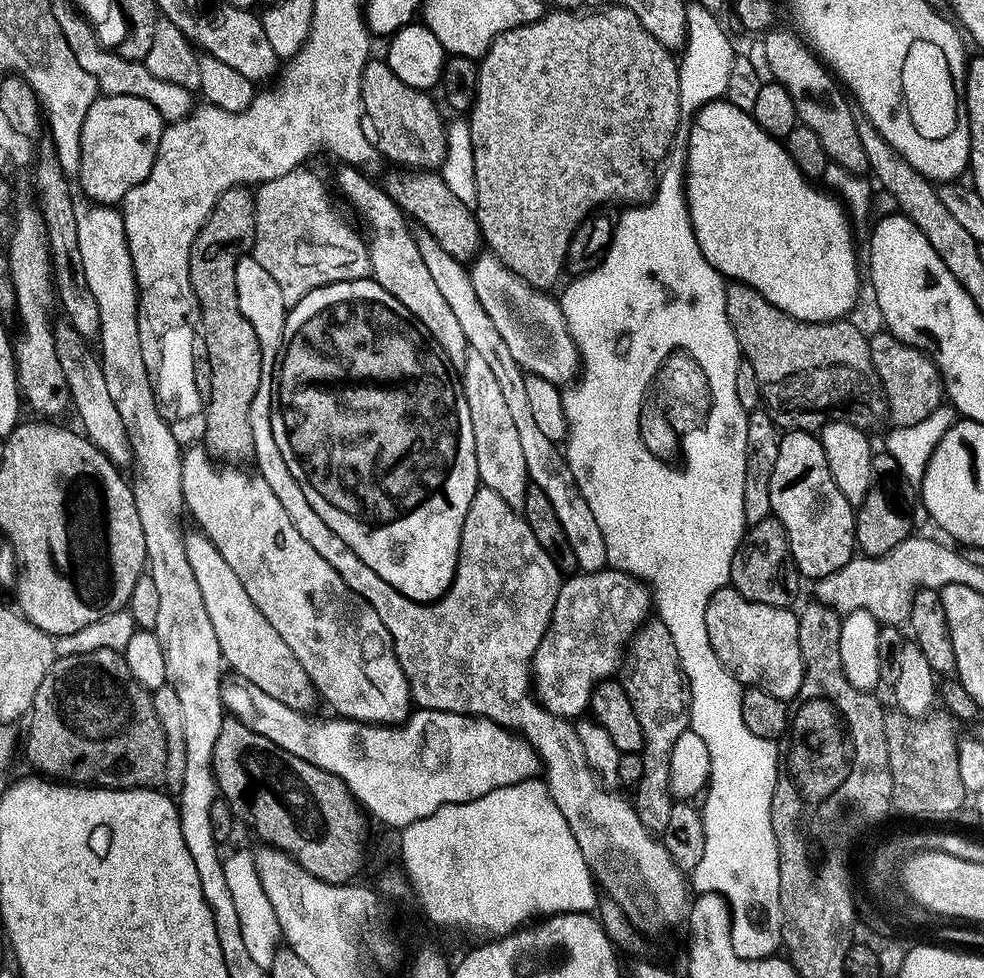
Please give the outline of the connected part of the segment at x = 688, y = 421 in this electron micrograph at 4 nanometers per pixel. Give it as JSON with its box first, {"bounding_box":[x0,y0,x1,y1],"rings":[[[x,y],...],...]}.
{"bounding_box":[559,150,782,960],"rings":[[[676,150],[669,151],[662,167],[658,172],[658,183],[654,195],[647,202],[639,206],[629,207],[614,224],[612,243],[604,254],[600,265],[587,272],[585,276],[577,276],[572,285],[565,290],[564,296],[559,297],[560,309],[568,323],[570,334],[580,351],[580,366],[578,379],[571,386],[563,389],[564,409],[568,419],[568,439],[566,441],[566,455],[570,470],[574,470],[574,478],[578,478],[578,486],[590,502],[590,510],[594,510],[594,519],[602,529],[602,538],[606,538],[606,554],[611,567],[620,572],[628,572],[649,585],[654,593],[654,612],[670,630],[670,638],[674,638],[674,646],[678,646],[680,668],[688,686],[688,718],[691,731],[706,742],[706,750],[710,750],[710,770],[708,787],[698,790],[691,798],[691,804],[702,810],[704,817],[704,833],[706,846],[702,850],[702,862],[690,874],[690,884],[693,889],[705,892],[714,892],[723,896],[732,914],[732,945],[734,954],[743,960],[752,960],[756,942],[768,940],[779,949],[782,944],[782,921],[780,918],[780,855],[778,846],[772,839],[772,790],[774,787],[774,772],[772,776],[772,755],[777,745],[766,738],[758,738],[750,734],[750,726],[742,718],[742,685],[735,676],[732,676],[722,666],[718,654],[714,654],[714,646],[710,646],[710,638],[706,634],[706,606],[712,595],[719,588],[727,588],[730,584],[730,566],[734,554],[738,550],[741,540],[744,539],[746,521],[744,518],[744,467],[748,457],[748,444],[742,438],[742,430],[748,427],[748,413],[745,412],[742,402],[738,402],[738,370],[742,363],[740,343],[728,321],[730,311],[730,296],[726,291],[725,277],[719,270],[710,266],[698,246],[696,236],[692,232],[692,224],[688,221],[688,200],[684,196],[684,177],[686,175],[686,160]]]}

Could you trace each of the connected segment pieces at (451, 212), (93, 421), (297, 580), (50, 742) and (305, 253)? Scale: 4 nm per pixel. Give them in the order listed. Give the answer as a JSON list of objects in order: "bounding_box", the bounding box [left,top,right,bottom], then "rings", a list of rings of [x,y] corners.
[{"bounding_box":[386,170,482,262],"rings":[[[404,170],[399,173],[401,176],[392,176],[386,183],[386,191],[391,196],[392,201],[405,212],[407,217],[412,216],[417,221],[419,227],[427,230],[435,240],[440,243],[442,250],[446,250],[446,254],[450,254],[461,262],[469,261],[476,253],[476,247],[481,247],[482,237],[480,234],[480,226],[476,222],[473,209],[469,205],[458,202],[458,198],[454,198],[454,194],[450,194],[450,186],[446,186],[446,182],[435,171],[432,170]]]},{"bounding_box":[58,347,132,466],"rings":[[[91,347],[86,349],[86,356],[58,356],[58,362],[62,362],[62,374],[66,378],[68,398],[73,409],[80,411],[80,424],[83,435],[88,437],[90,443],[110,462],[117,466],[131,465],[132,447],[126,434],[126,426],[122,426],[122,417],[110,398],[110,390],[106,387],[106,378],[102,378],[102,366],[100,357]]]},{"bounding_box":[182,446,412,725],"rings":[[[197,446],[183,453],[182,494],[187,515],[196,519],[195,527],[214,542],[218,554],[226,558],[230,570],[238,574],[238,582],[246,586],[246,594],[266,614],[270,626],[286,638],[286,646],[294,650],[298,661],[306,668],[316,691],[333,708],[337,717],[357,720],[363,724],[399,725],[410,715],[412,693],[408,691],[408,679],[396,657],[390,630],[378,618],[374,606],[370,606],[294,530],[290,514],[282,510],[282,502],[274,498],[274,490],[266,486],[259,474],[253,474],[240,466],[221,466],[203,447]]]},{"bounding_box":[27,648,168,789],"rings":[[[103,648],[59,657],[46,678],[42,678],[38,694],[34,694],[27,721],[29,762],[40,771],[37,773],[73,786],[159,789],[167,778],[168,752],[166,734],[154,712],[152,695],[131,676],[130,667],[119,652]]]},{"bounding_box":[250,166,372,306],"rings":[[[308,166],[298,167],[282,178],[264,181],[263,184],[255,189],[254,199],[256,202],[256,237],[252,239],[250,256],[251,259],[258,262],[258,266],[262,266],[262,270],[266,270],[266,274],[270,274],[270,278],[274,278],[274,282],[278,282],[278,290],[282,290],[282,298],[285,304],[289,306],[297,304],[303,296],[310,294],[310,290],[314,290],[315,288],[321,288],[327,284],[337,284],[340,280],[362,280],[371,273],[372,267],[370,266],[368,245],[365,237],[361,233],[359,236],[338,213],[331,212],[332,204],[328,201],[328,192],[324,189],[324,184],[308,169]]]}]

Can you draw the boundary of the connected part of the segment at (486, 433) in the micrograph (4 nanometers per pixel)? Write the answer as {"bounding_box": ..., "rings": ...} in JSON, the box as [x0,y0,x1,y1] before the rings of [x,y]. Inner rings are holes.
{"bounding_box":[462,351,530,509],"rings":[[[469,351],[466,366],[462,369],[462,383],[466,406],[470,406],[470,422],[474,426],[480,484],[494,490],[494,494],[502,494],[510,507],[523,509],[530,481],[526,470],[526,457],[522,455],[522,445],[518,439],[518,429],[514,426],[510,409],[506,407],[504,395],[490,365],[476,352]]]}

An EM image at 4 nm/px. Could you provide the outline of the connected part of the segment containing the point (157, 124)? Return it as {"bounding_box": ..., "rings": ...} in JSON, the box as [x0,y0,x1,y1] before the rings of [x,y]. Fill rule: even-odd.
{"bounding_box":[80,94,166,206],"rings":[[[130,94],[97,95],[90,106],[80,131],[80,188],[85,192],[87,199],[94,204],[116,206],[124,199],[135,184],[141,184],[150,174],[156,161],[156,151],[166,127],[165,117],[160,115],[146,98],[134,98]]]}

